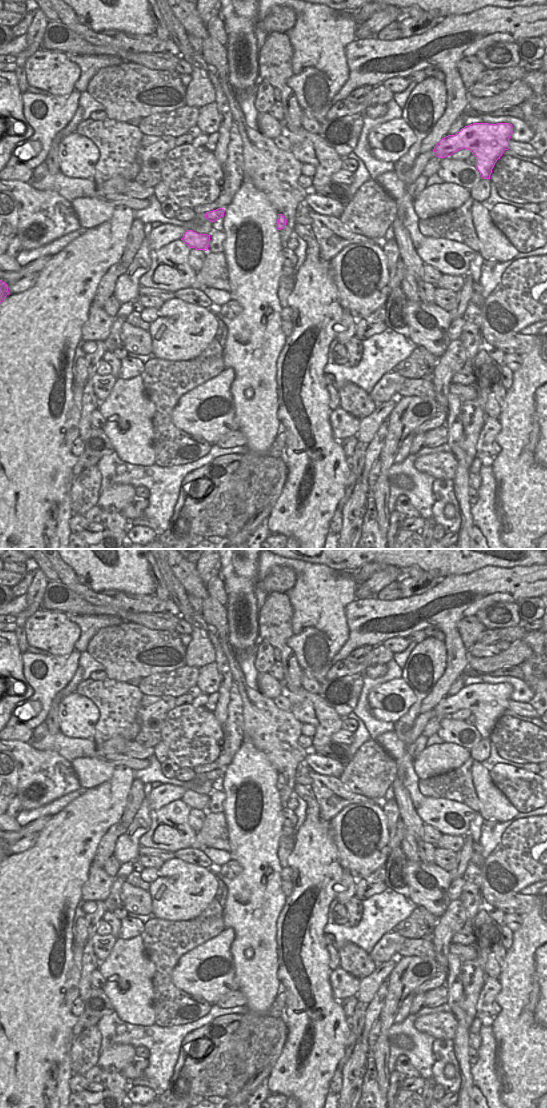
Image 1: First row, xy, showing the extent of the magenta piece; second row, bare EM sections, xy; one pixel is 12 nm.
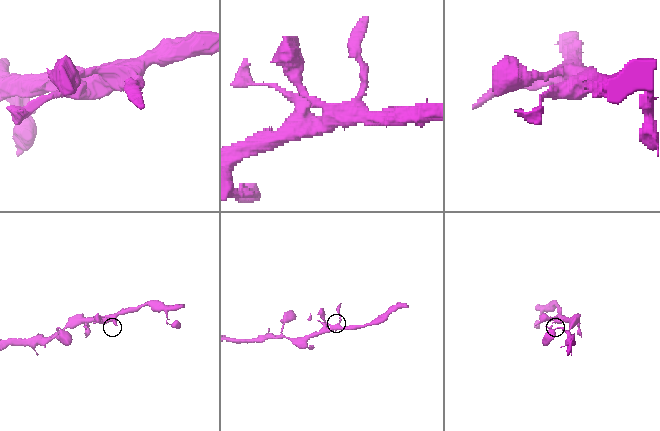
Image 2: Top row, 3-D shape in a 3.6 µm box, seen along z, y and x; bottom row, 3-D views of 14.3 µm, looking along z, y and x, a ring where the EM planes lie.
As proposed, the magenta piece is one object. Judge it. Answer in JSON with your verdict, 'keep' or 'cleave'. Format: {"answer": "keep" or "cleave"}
{"answer": "keep"}

